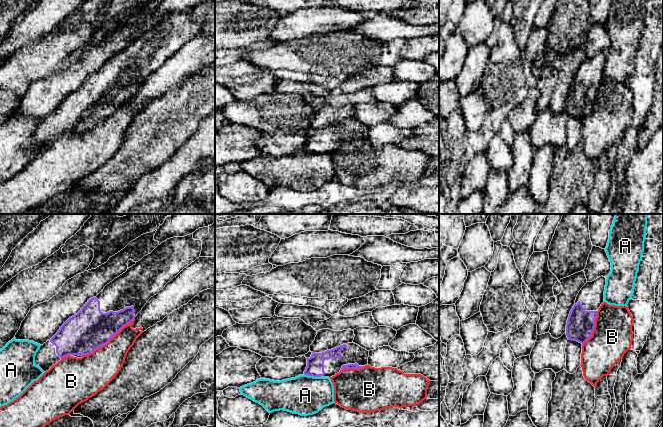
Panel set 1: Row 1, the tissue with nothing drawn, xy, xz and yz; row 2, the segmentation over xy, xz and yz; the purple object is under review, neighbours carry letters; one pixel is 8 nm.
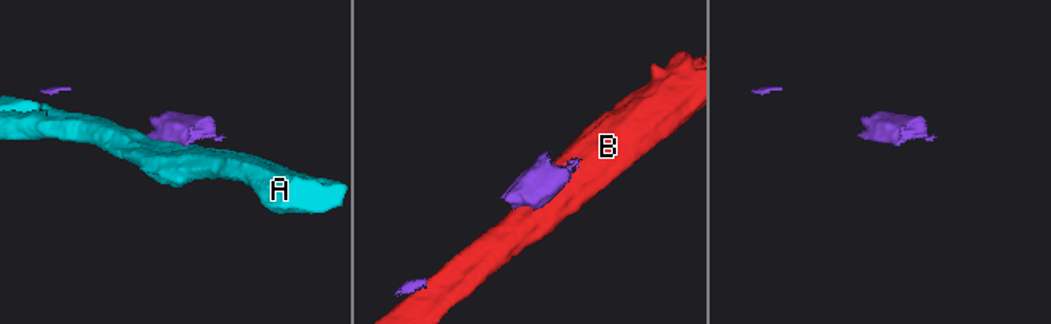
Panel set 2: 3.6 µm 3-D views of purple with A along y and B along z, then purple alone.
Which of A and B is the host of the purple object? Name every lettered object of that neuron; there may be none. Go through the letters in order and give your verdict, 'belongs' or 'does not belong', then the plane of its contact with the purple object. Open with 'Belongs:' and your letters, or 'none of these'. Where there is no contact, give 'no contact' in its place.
Belongs: none of these
A: does not belong; contact in xz
B: does not belong; contact in xy

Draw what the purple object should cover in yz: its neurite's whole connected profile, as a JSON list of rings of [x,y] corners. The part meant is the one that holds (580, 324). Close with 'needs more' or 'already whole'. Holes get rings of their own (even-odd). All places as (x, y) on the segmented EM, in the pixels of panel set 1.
[[[601,276],[592,282],[587,282],[581,288],[567,320],[568,340],[583,345],[592,336],[597,311],[604,302],[605,285],[606,278]]] | needs more

